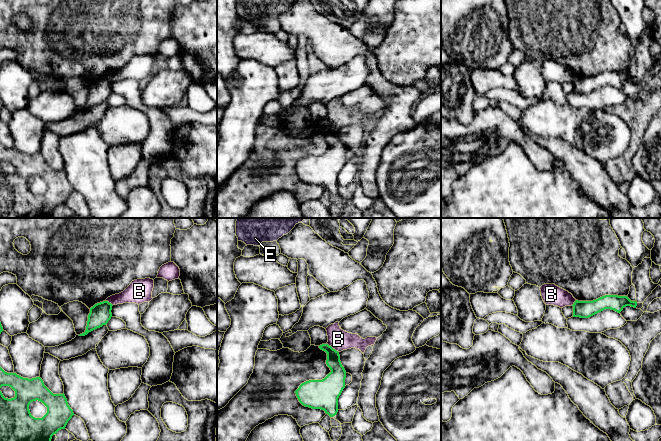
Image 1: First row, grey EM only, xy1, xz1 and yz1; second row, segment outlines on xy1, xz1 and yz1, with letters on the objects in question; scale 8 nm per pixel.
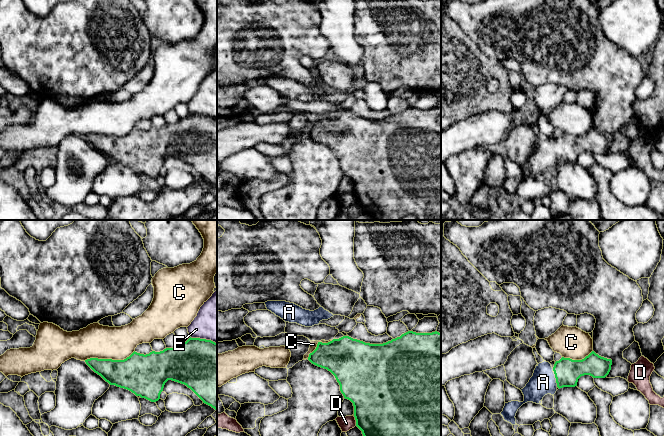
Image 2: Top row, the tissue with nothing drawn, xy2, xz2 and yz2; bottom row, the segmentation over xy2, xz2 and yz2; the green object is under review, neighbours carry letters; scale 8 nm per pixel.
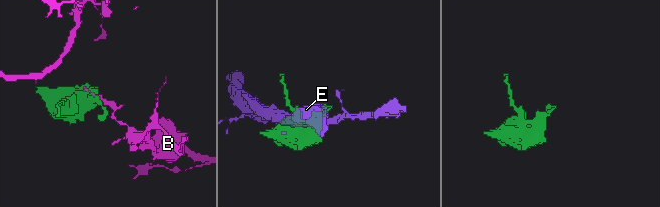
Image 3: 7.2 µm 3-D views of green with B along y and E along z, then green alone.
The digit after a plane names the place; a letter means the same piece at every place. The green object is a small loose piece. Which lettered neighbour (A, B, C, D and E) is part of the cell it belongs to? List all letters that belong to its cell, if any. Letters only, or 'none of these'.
A

